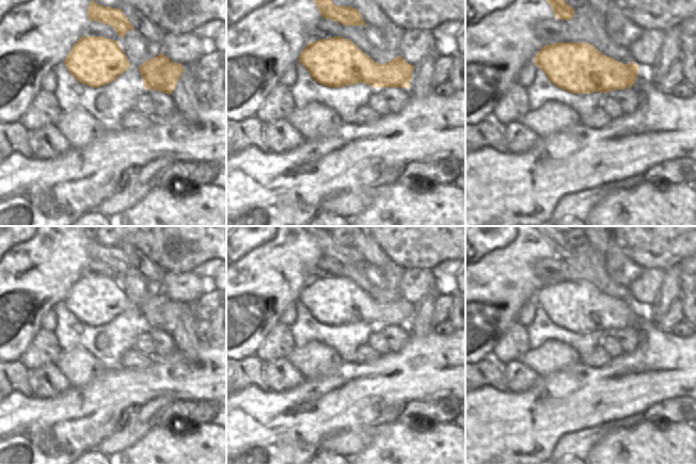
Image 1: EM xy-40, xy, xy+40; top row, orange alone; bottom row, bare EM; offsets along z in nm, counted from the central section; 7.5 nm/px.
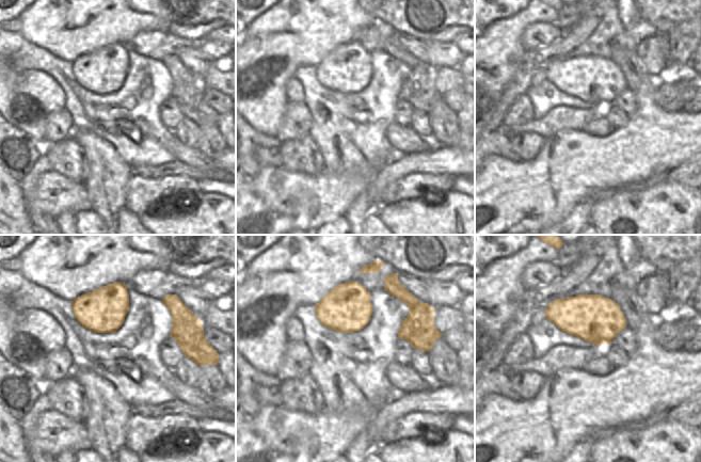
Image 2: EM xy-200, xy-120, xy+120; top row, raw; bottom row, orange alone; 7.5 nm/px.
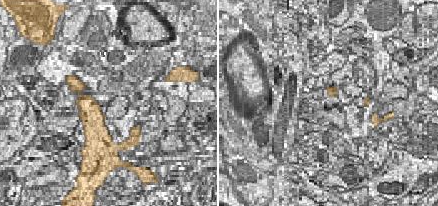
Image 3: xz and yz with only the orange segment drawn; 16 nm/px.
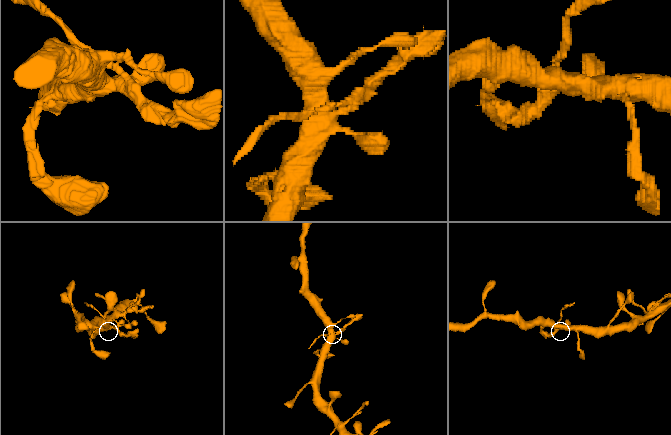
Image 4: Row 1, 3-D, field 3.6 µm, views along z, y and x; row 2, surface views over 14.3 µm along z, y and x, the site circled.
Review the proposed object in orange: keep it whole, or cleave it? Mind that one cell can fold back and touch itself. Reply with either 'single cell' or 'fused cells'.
fused cells

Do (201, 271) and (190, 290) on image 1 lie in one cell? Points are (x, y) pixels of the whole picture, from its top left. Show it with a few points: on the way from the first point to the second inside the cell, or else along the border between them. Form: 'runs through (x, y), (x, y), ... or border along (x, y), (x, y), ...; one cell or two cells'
border along (189, 271), (202, 279); two cells

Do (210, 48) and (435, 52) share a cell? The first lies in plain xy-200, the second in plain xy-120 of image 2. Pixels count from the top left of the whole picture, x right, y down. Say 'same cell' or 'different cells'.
same cell

